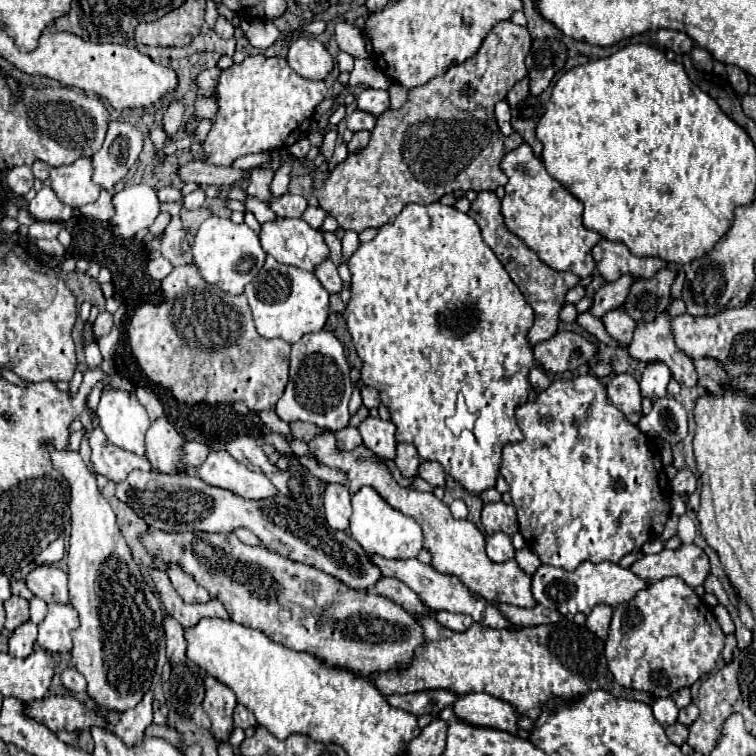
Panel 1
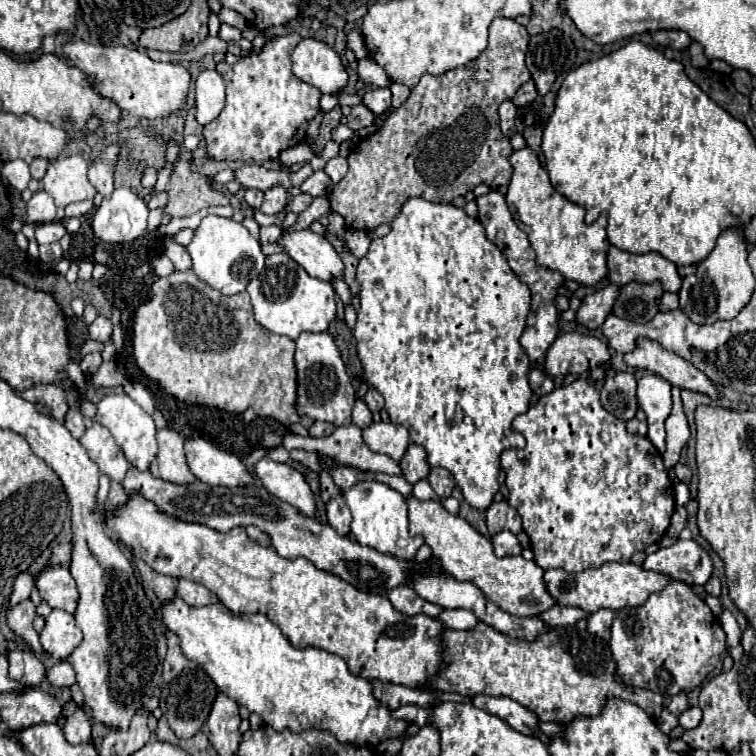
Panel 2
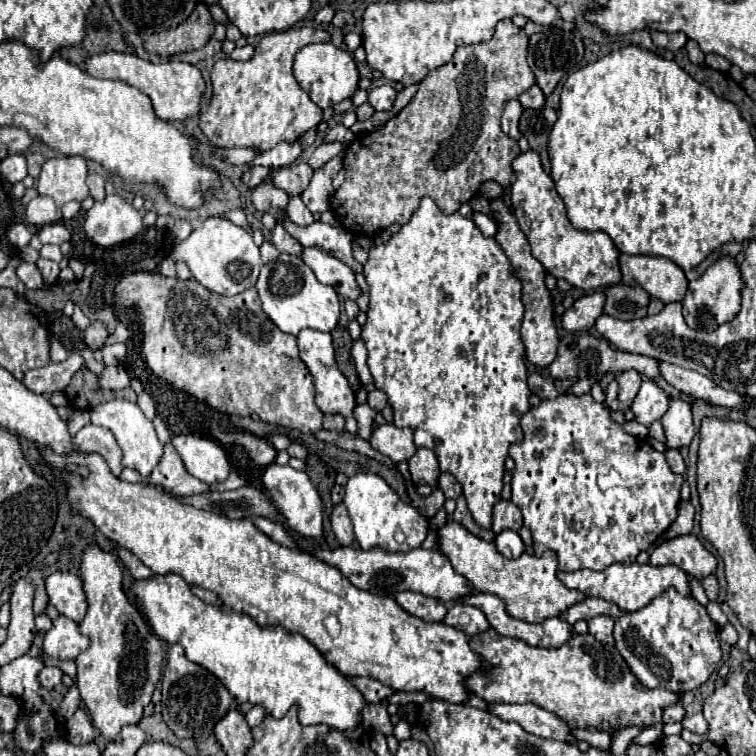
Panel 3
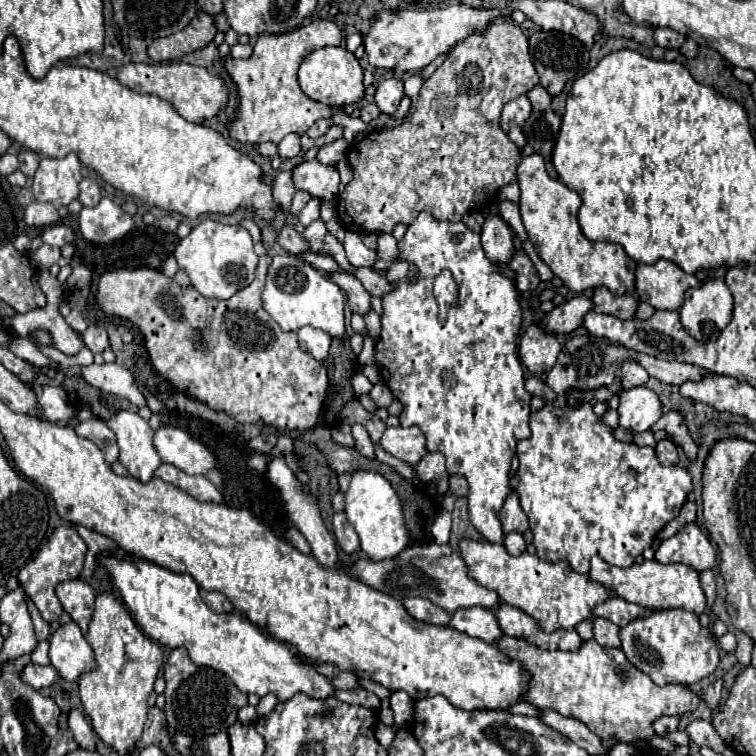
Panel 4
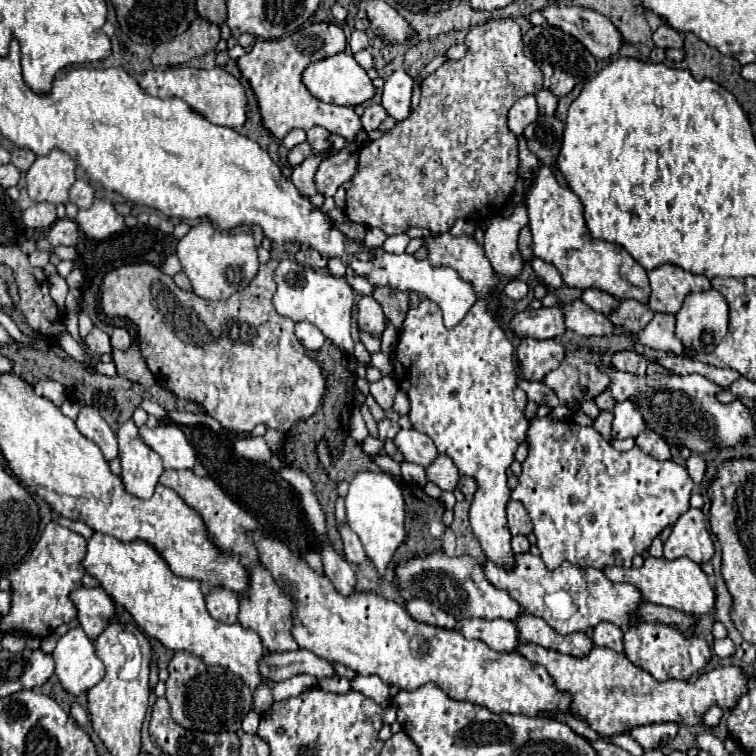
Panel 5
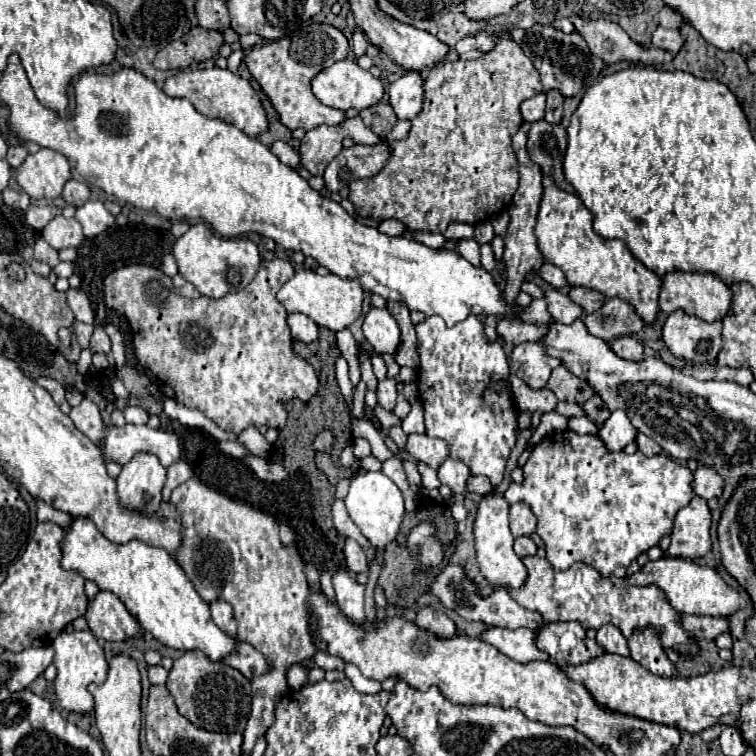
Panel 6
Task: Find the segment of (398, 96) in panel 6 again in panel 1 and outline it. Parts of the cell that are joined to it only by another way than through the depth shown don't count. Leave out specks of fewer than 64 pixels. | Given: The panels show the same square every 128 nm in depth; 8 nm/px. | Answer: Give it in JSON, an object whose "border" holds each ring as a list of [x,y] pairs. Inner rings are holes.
{"border":[[[366,88],[360,96],[358,96],[358,108],[364,112],[370,112],[374,116],[380,116],[384,110],[388,110],[390,100],[388,100],[388,92],[386,90],[374,90],[374,88]]]}

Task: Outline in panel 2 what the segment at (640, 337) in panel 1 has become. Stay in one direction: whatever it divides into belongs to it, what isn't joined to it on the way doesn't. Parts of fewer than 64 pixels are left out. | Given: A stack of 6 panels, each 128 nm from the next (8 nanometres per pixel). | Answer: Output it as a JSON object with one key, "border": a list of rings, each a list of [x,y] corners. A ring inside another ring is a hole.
{"border":[[[648,338],[638,340],[638,346],[632,352],[624,354],[624,362],[634,368],[650,370],[662,376],[664,380],[668,380],[672,386],[692,390],[692,392],[702,392],[712,400],[718,400],[718,390],[708,376],[704,376],[700,370],[696,370],[678,354],[664,350],[654,340],[648,340]]]}

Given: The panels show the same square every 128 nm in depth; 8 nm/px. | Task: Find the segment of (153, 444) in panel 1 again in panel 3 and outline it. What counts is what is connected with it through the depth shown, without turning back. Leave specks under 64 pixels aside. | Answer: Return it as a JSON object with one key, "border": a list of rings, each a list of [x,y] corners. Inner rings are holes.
{"border":[[[172,444],[164,446],[164,456],[154,468],[154,472],[150,474],[150,482],[156,486],[162,486],[164,490],[170,490],[176,496],[194,496],[210,490],[208,484],[188,474],[188,470],[184,468],[184,462],[180,460]]]}

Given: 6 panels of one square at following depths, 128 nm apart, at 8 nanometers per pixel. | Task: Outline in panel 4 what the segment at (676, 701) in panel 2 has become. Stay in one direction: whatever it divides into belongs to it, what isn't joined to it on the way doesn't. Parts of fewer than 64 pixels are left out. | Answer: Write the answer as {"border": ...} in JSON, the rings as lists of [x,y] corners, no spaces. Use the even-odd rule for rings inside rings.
{"border":[[[662,716],[654,722],[654,732],[658,736],[666,736],[668,732],[674,732],[678,728],[678,716]]]}

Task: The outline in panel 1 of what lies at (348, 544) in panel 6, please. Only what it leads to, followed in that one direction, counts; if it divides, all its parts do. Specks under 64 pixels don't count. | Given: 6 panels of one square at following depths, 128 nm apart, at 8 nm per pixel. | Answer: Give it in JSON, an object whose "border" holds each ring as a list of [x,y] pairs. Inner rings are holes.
{"border":[[[328,484],[324,492],[324,514],[326,522],[334,530],[346,530],[352,514],[350,492],[342,484]]]}

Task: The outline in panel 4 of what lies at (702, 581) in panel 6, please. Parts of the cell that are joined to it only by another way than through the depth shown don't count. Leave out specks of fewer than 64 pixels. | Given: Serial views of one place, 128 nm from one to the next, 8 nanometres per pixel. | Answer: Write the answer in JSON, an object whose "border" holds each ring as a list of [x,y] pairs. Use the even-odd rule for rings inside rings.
{"border":[[[592,558],[590,578],[598,580],[606,588],[610,588],[616,596],[640,604],[650,610],[666,610],[666,608],[682,608],[694,614],[702,614],[706,610],[706,596],[700,586],[700,576],[694,568],[686,564],[660,564],[656,560],[646,560],[644,564],[632,564],[630,568],[610,566],[600,558]]]}

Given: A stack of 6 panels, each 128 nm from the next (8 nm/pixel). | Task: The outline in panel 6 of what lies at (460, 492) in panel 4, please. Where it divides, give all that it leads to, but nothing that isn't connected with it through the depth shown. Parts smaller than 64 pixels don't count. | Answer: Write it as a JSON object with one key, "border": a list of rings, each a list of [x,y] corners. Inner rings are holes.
{"border":[[[472,476],[468,480],[468,492],[476,492],[476,494],[484,496],[484,494],[492,492],[492,484],[490,484],[490,480],[486,476]]]}

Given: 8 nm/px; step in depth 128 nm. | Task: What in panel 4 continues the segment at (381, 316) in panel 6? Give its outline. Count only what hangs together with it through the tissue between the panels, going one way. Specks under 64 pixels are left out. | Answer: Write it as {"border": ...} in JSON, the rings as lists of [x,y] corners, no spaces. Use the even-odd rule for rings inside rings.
{"border":[[[336,272],[336,274],[328,274],[328,278],[334,280],[346,292],[348,304],[350,304],[354,314],[366,316],[372,310],[372,306],[370,306],[372,296],[364,290],[364,286],[360,284],[360,280],[356,276],[352,276],[352,274],[338,274]]]}

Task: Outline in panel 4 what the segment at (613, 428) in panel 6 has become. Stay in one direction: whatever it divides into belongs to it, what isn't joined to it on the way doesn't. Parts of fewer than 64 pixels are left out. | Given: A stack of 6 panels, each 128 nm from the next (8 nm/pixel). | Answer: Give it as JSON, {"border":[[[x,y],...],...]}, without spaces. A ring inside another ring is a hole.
{"border":[[[644,386],[630,388],[620,394],[618,414],[620,428],[630,432],[646,432],[662,416],[662,402],[652,390]]]}

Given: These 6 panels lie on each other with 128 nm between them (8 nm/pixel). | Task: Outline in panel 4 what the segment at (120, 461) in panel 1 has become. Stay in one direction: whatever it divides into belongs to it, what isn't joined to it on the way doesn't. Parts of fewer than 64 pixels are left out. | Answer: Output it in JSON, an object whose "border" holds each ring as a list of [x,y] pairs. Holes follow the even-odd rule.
{"border":[[[90,418],[84,420],[76,426],[76,434],[82,438],[92,440],[102,452],[108,464],[112,464],[114,460],[118,460],[118,444],[116,444],[116,436],[114,432],[106,426],[106,422],[102,422],[100,418]]]}

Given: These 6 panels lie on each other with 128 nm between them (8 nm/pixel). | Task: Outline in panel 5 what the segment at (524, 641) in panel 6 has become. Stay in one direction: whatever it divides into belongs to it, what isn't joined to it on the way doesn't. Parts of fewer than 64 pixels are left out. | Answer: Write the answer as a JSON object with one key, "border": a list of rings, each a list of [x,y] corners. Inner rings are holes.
{"border":[[[468,618],[468,620],[462,620],[460,630],[466,638],[482,640],[496,652],[516,652],[516,648],[520,646],[516,624],[512,624],[510,620]]]}

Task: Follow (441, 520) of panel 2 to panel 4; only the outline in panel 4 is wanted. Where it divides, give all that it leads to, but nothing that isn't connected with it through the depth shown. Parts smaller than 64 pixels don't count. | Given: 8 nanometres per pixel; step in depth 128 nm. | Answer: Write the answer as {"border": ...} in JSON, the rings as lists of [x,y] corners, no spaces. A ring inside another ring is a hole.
{"border":[[[460,542],[462,558],[468,564],[468,574],[478,584],[488,590],[494,590],[502,602],[520,608],[538,624],[544,632],[554,630],[572,630],[582,620],[594,618],[594,606],[602,604],[610,598],[610,590],[596,580],[590,580],[588,574],[574,572],[566,560],[560,562],[544,562],[538,556],[522,552],[520,556],[510,556],[502,544],[492,542]],[[564,566],[566,566],[566,588],[564,588]]]}

